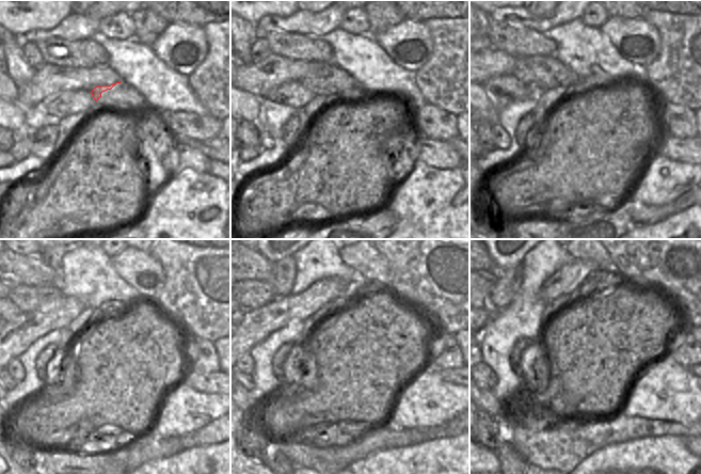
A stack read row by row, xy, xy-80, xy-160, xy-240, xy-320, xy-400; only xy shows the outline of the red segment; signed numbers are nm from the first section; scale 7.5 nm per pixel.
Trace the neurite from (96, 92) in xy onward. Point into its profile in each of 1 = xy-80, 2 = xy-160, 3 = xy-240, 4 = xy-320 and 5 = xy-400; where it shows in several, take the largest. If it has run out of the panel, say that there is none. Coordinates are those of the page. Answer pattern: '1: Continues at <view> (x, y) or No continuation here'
1: Continues at xy-80 (330, 80)
2: Continues at xy-160 (543, 72)
3: Continues at xy-240 (27, 298)
4: Continues at xy-320 (252, 294)
5: Continues at xy-400 (502, 261)

